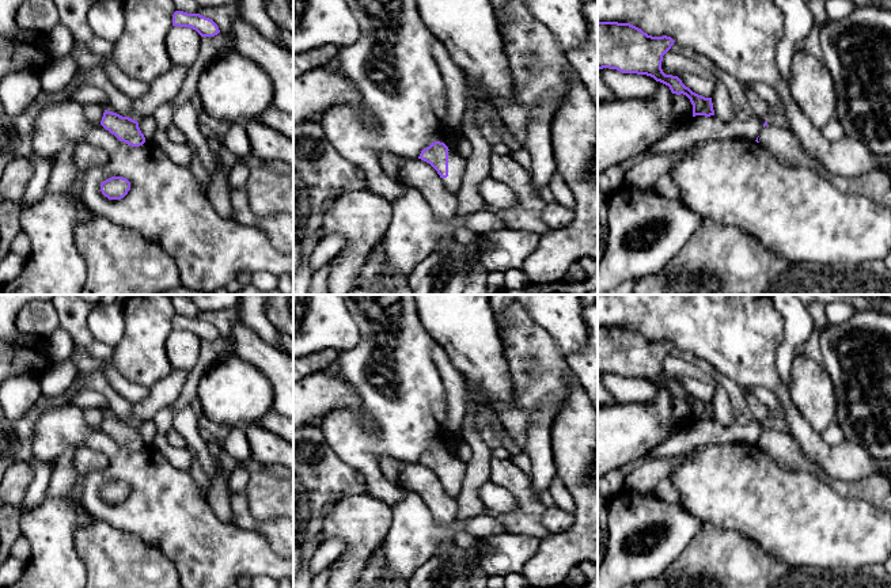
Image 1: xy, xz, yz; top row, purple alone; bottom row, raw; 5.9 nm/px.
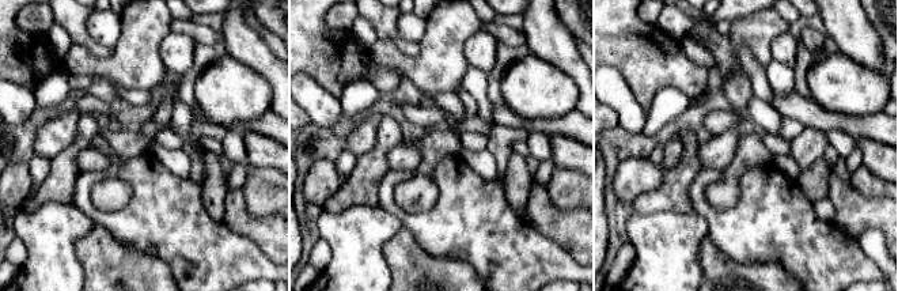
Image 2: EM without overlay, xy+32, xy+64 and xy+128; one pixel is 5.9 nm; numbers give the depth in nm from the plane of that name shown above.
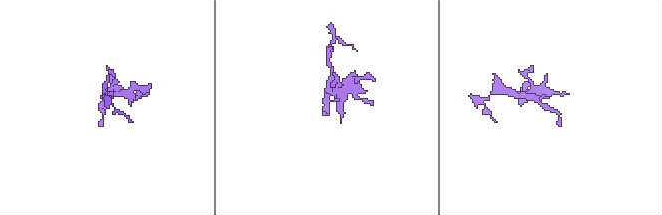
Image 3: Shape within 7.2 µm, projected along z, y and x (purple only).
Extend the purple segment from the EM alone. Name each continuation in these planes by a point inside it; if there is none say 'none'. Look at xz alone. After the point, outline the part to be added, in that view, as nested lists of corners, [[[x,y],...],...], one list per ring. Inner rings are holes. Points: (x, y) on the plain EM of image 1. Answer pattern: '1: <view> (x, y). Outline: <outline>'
1: xz (457, 470). Outline: [[[448,455],[448,481],[441,482],[444,490],[451,497],[458,498],[462,492],[462,483],[466,475],[466,464],[455,455]]]

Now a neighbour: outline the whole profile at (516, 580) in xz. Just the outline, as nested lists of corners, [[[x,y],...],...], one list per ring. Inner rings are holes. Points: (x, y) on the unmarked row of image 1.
[[[512,573],[504,577],[504,588],[530,588],[530,584],[522,573]]]

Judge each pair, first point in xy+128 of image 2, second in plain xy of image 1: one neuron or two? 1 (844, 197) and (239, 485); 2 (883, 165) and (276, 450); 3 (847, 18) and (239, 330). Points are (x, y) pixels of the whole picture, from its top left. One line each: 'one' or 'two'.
1: two
2: one
3: one

